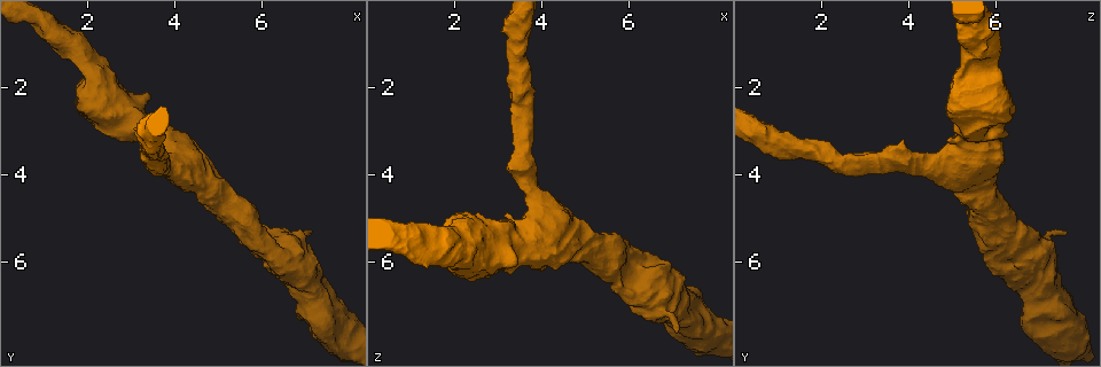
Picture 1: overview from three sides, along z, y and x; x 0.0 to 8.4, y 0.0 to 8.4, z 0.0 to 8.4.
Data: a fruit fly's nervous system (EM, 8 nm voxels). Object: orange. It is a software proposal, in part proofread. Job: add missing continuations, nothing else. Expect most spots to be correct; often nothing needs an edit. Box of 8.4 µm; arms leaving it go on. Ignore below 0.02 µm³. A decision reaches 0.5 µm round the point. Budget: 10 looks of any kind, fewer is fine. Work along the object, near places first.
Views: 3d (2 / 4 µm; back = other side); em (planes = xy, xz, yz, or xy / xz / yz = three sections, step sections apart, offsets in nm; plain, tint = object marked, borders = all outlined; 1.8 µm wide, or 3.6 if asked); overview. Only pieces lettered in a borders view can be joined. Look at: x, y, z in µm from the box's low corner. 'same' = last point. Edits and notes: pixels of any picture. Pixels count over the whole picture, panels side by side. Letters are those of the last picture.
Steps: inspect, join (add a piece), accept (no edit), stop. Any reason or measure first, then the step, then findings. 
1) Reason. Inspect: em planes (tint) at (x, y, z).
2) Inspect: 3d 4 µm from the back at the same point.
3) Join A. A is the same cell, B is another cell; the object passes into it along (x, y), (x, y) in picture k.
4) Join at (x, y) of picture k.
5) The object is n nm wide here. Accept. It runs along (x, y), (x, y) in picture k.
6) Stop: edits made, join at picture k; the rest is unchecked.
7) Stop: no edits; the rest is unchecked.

Inspect: em 3.6 µm yz step 16 (borders) at (6.05, 5.75, 5.60).

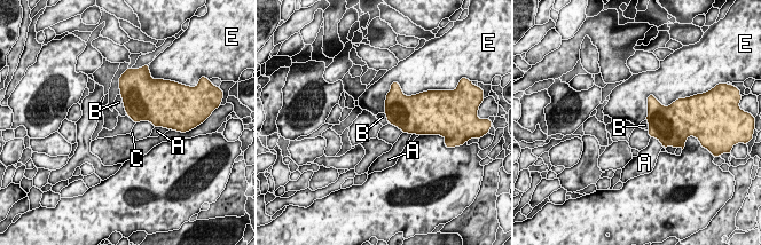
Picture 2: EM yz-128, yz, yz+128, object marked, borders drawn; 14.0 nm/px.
Accept. A, B, C and E are other cells; a border runs along (119, 94), (127, 115) in picture 2; none of them fits.

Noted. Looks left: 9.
Free end. Inspect: 3d 4 µm at (7.10, 5.35, 7.65).

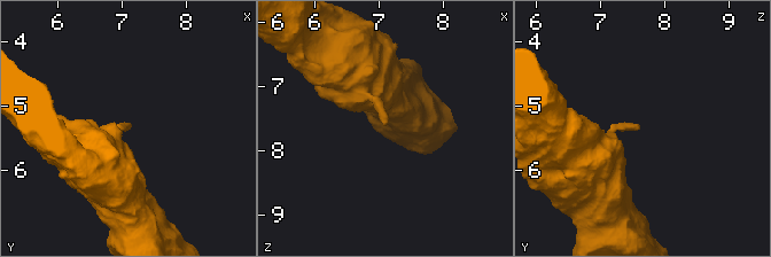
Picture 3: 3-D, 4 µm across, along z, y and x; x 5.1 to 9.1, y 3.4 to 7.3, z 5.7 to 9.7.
Shape alone is not enough. Inspect: em xz step 16 (borders) at (7.10, 5.35, 7.55).

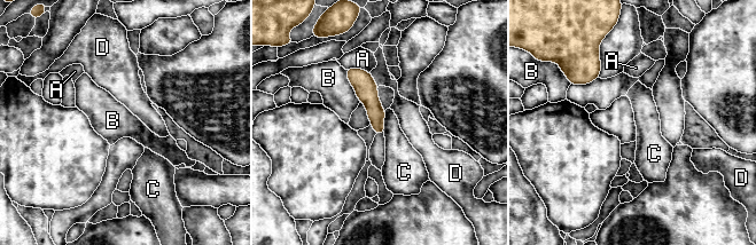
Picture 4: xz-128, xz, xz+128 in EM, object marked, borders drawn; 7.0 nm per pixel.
Accept. A, B, C and D are other cells; it runs along (349, 71), (366, 88), (380, 131) in picture 4; none of them fits.

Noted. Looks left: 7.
An open end. Inspect: em xy step 4 (tint) at (4.40, 4.15, 4.70).

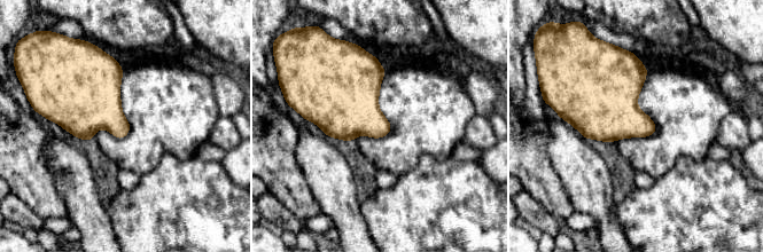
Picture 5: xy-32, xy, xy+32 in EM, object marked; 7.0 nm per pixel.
See the neighbours. Inspect: em xy step 4 (borders) at the same point.

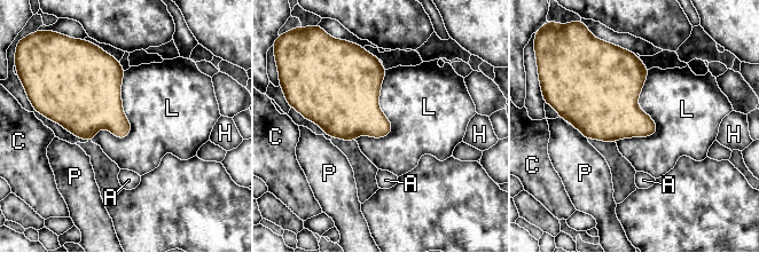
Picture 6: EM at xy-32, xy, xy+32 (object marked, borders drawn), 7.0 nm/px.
Accept. A, C, H, L and P are other cells; a border runs along (650, 69), (616, 142) in picture 6; no lettered piece goes on from it.

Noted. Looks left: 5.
Stops while still wide. Inspect: em xz step 8 (borders) at (3.25, 3.00, 6.25).

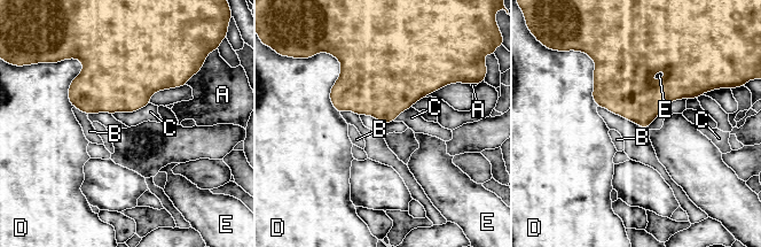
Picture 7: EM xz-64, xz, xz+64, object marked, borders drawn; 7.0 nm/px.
Inspect: em planes (borders) at the same point.

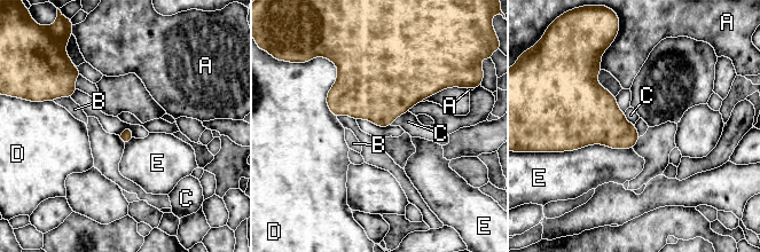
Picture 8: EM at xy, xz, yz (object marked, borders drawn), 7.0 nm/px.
Accept. A, B, C, D and E are other cells; a border runs along (408, 110), (399, 115), (390, 125) in picture 8; none of them fits.

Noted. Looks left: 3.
Stop: no edits; the rest is unchecked.

